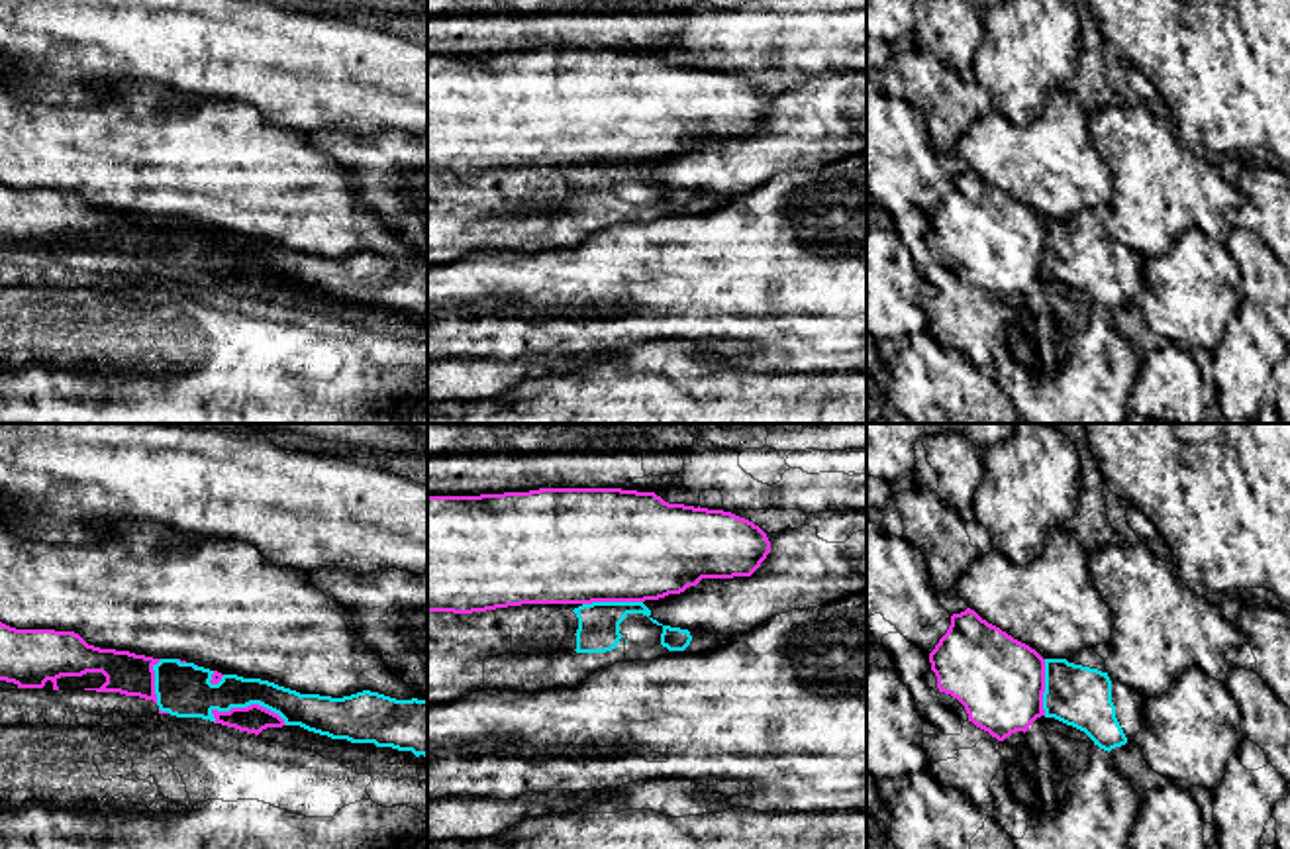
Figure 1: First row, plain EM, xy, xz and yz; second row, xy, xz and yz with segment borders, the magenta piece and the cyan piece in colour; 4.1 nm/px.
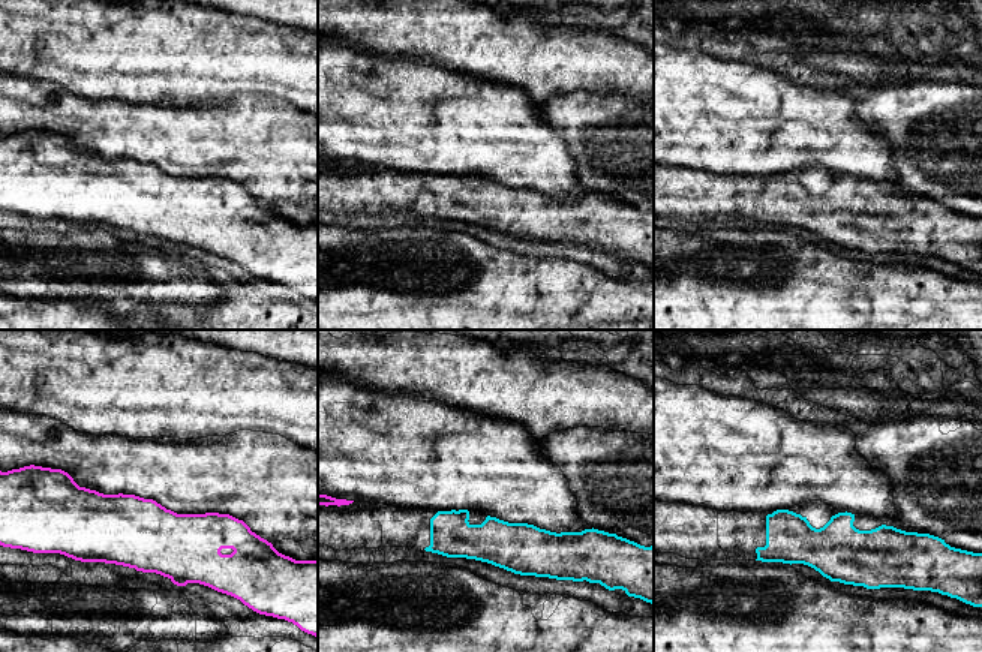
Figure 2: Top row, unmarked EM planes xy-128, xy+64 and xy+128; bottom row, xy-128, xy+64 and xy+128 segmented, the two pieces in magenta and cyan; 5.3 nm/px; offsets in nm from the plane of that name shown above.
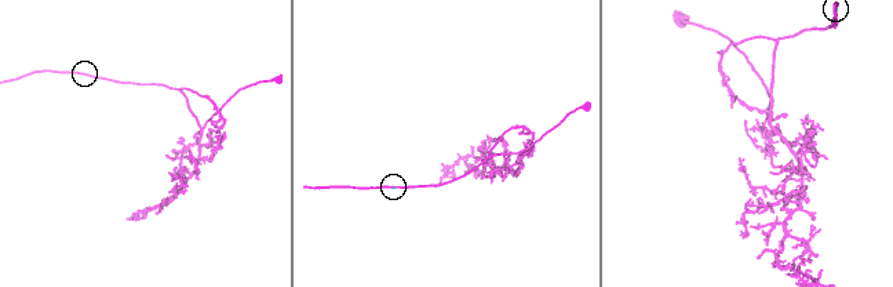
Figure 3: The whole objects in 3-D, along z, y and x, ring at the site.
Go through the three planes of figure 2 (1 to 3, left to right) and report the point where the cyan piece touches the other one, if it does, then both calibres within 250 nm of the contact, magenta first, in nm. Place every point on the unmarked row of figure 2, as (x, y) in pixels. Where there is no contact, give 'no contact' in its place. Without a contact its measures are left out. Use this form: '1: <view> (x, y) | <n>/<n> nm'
1: no contact
2: no contact
3: no contact

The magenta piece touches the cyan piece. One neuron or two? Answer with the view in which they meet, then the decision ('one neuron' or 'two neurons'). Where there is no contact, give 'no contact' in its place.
xy | two neurons

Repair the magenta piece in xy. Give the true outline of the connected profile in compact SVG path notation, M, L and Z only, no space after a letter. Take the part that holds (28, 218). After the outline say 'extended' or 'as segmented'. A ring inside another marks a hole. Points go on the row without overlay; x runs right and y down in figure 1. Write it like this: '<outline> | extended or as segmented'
M0 182L0 241L18 249L43 249L51 241L53 251L59 251L61 237L102 233L106 243L84 251L120 253L157 265L153 227L159 222L88 206L74 192L16 190Z | as segmented

